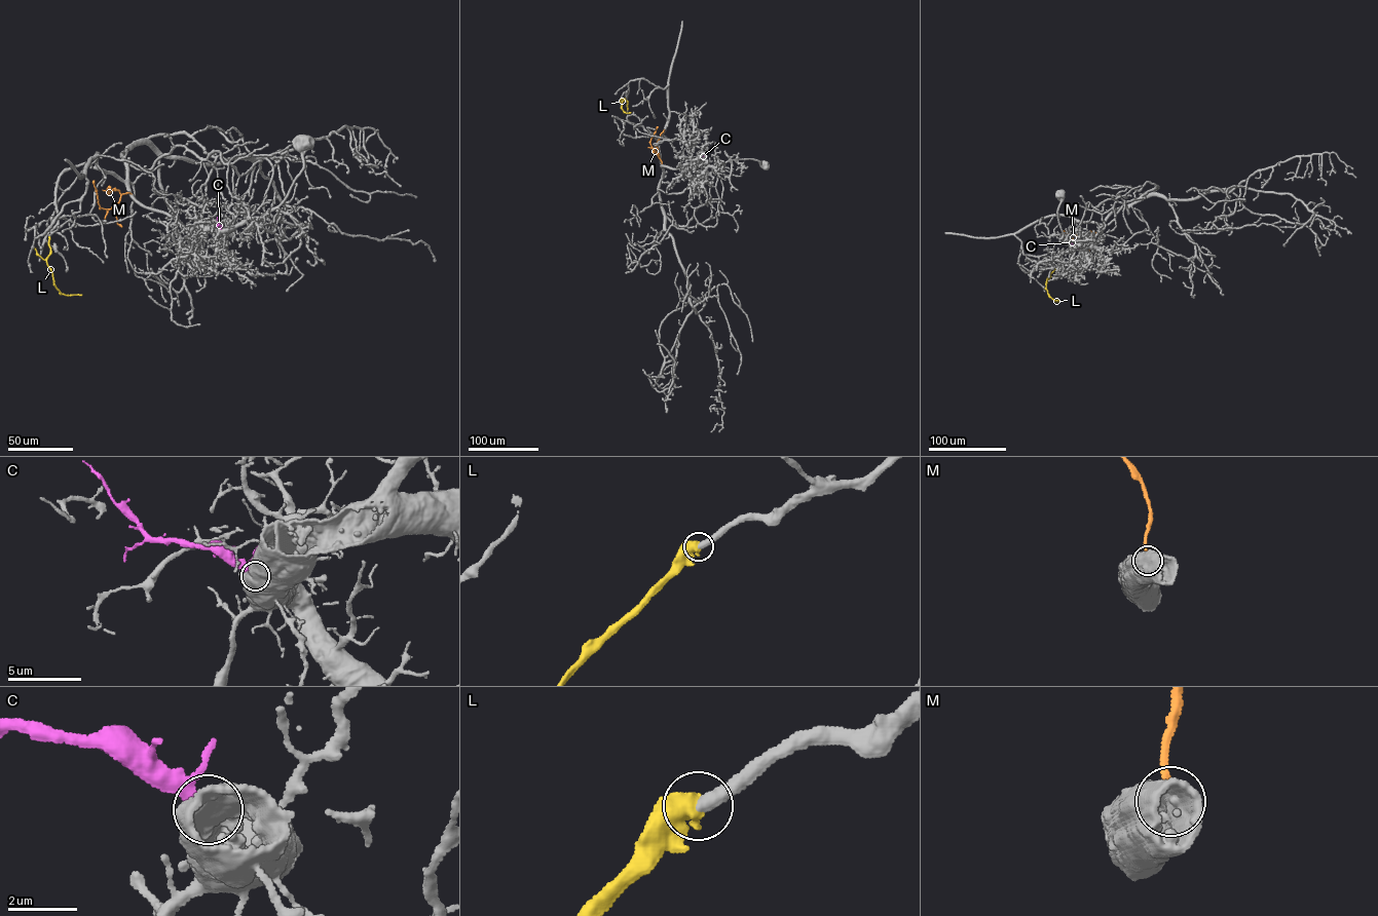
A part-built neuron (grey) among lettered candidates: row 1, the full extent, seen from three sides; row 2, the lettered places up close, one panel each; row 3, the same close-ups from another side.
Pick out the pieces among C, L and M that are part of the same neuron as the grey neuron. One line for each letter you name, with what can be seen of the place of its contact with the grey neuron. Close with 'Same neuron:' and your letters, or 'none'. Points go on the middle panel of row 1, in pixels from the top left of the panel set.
C: Touches grey at (701, 162)
L: Touches grey at (627, 109)
Same neuron: C, L

